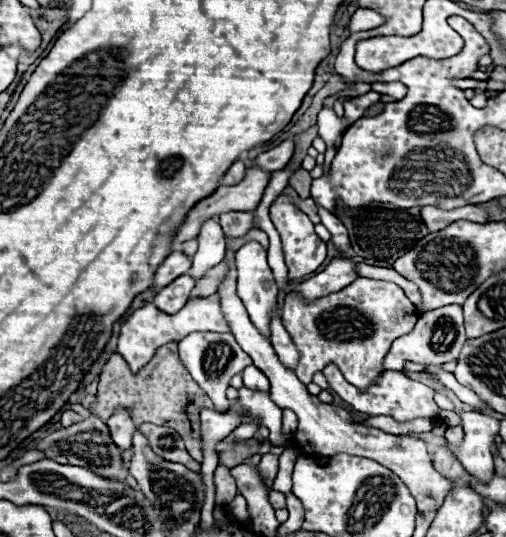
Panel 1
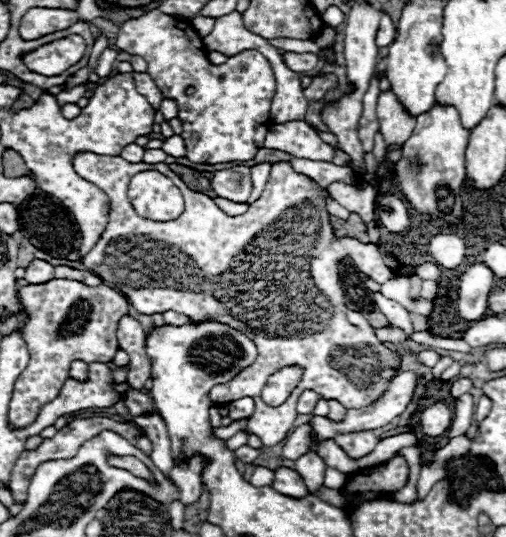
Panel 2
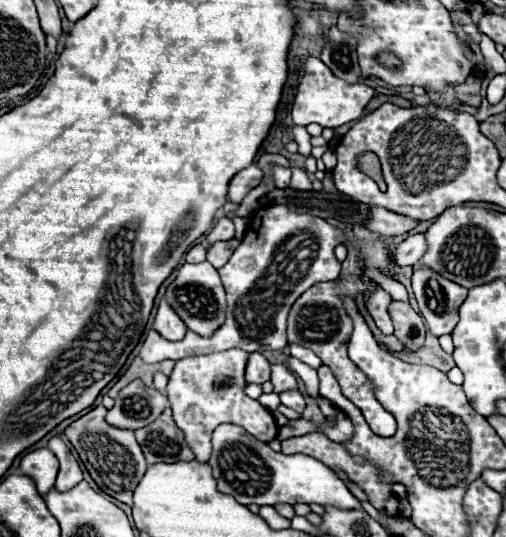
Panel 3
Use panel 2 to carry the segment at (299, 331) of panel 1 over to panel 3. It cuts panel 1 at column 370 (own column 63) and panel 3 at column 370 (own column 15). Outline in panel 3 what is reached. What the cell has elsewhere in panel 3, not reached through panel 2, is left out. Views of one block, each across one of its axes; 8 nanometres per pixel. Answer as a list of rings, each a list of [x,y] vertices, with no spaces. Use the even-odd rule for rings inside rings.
[[[346,276],[346,278],[338,278],[332,282],[320,282],[314,284],[310,290],[306,290],[292,306],[288,320],[286,320],[286,336],[288,342],[298,342],[300,346],[306,346],[308,350],[314,350],[318,354],[318,358],[322,360],[322,364],[326,364],[330,370],[334,370],[334,376],[338,378],[340,386],[342,386],[342,394],[352,400],[364,414],[366,422],[370,424],[370,428],[378,434],[378,436],[392,436],[396,430],[396,420],[394,416],[390,416],[374,398],[372,392],[372,384],[368,382],[368,378],[352,364],[352,360],[346,354],[346,346],[350,340],[350,328],[352,322],[348,318],[348,314],[344,312],[340,294],[350,294],[352,298],[356,298],[358,292],[366,292],[366,284],[356,278],[356,276]]]

